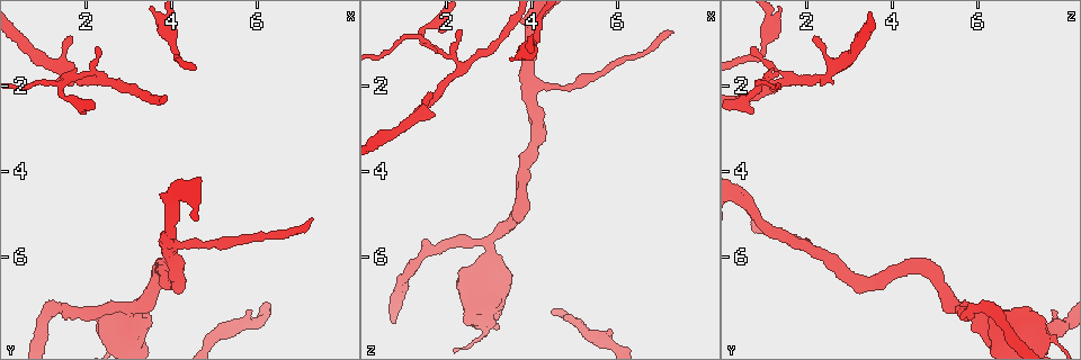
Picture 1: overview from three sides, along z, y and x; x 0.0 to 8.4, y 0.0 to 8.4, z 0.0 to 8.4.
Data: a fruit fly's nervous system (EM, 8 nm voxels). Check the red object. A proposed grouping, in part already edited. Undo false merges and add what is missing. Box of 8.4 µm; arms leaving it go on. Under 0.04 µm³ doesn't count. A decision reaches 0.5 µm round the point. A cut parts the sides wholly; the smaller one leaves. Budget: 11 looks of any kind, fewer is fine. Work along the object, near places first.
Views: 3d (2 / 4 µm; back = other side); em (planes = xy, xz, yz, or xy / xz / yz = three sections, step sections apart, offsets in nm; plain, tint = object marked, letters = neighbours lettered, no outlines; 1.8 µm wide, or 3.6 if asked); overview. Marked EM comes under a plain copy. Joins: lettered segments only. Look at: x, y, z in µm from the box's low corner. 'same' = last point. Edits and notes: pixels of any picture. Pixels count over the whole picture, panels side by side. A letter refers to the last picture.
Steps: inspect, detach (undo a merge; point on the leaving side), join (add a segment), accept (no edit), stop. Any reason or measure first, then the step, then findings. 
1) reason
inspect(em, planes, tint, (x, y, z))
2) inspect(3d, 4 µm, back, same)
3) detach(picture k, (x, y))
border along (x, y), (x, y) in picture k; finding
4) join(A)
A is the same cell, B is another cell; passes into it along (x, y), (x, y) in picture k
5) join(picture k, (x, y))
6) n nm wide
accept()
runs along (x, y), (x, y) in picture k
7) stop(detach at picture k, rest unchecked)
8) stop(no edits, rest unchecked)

end of a long branch
inspect(3d, 4 µm, (7.30, 5.10, 0.75))

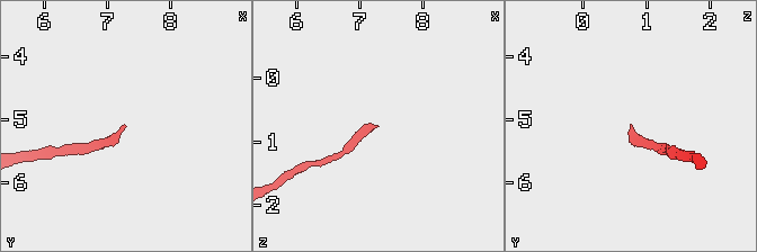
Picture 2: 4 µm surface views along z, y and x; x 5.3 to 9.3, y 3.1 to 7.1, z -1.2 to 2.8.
inspect(em, xz, step 4, tint, (7.25, 5.10, 0.80))

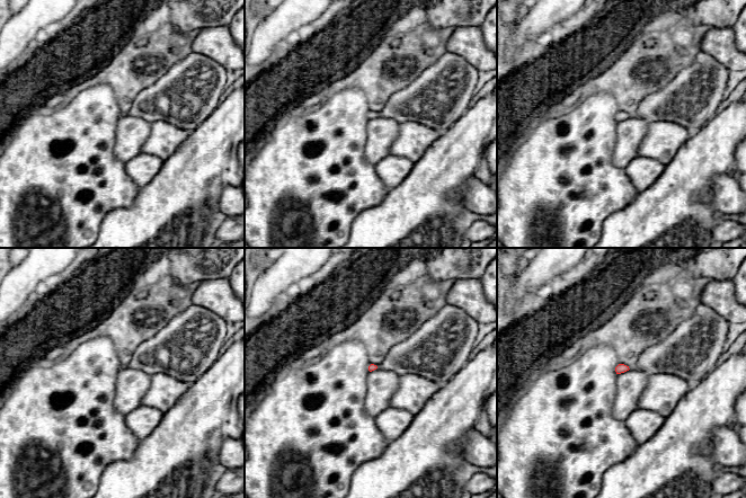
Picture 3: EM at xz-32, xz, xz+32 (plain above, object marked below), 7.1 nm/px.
cut it another way
inspect(em, planes, letters, same)

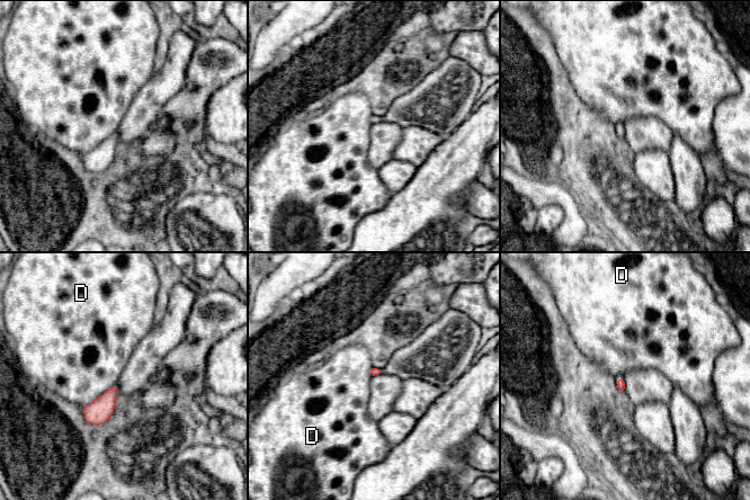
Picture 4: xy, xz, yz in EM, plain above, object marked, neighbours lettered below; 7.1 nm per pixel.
accept()
D is another cell; border along (115, 383), (83, 408) in picture 4; no lettered segment goes on from it

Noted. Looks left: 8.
calibre changes
inspect(3d, 2 µm, (4.00, 5.80, 2.20))

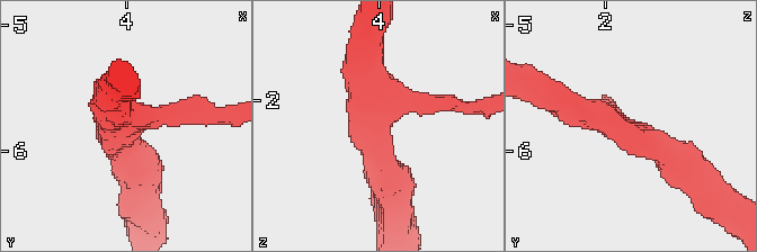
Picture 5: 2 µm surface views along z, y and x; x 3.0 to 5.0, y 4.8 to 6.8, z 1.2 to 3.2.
3 arms; now the EM
inspect(em, planes, letters, (4.02, 5.84, 2.18))

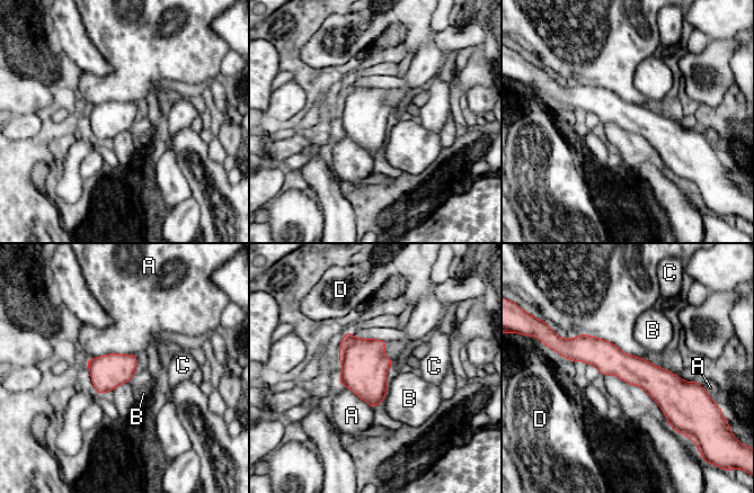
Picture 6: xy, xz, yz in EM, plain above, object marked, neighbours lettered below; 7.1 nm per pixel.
220 nm wide
accept()
A, B, C and D are other cells; continuous, no second neuron

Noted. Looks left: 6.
calibre changes
inspect(3d, 4 µm, (2.95, 7.65, 7.05))

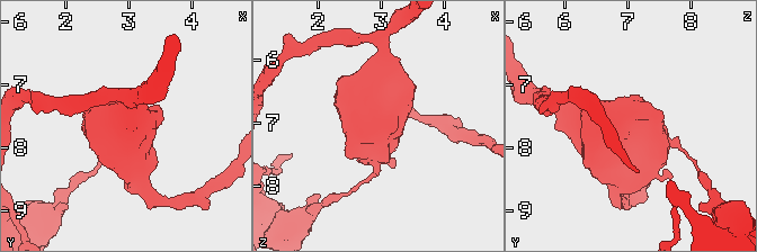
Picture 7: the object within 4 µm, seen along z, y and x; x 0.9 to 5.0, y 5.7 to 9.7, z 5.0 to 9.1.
inspect(em, 3.6 µm, planes, letters, (3.00, 7.65, 7.00))

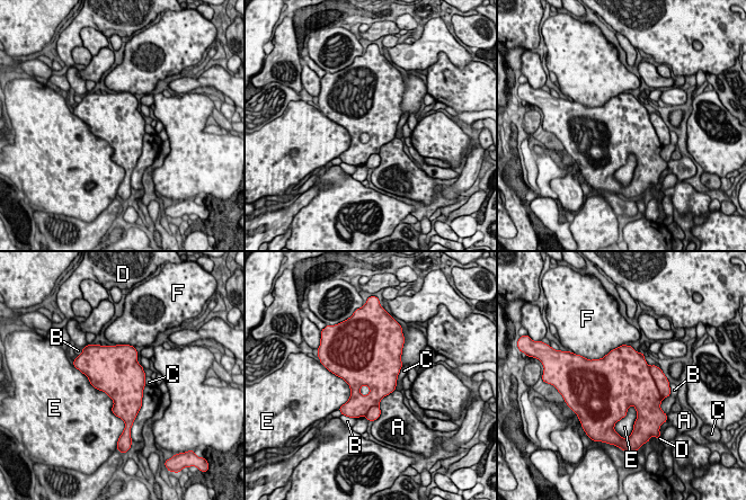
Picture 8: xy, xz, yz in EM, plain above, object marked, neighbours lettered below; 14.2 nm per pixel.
E touches over 850 nm
detach(picture 8, (662, 382))
A, B, C, D, E and F are other cells; border along (649, 366), (649, 372), (659, 393) in picture 8; two neurons meet here

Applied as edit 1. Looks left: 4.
see it whole again
inspect(overview)

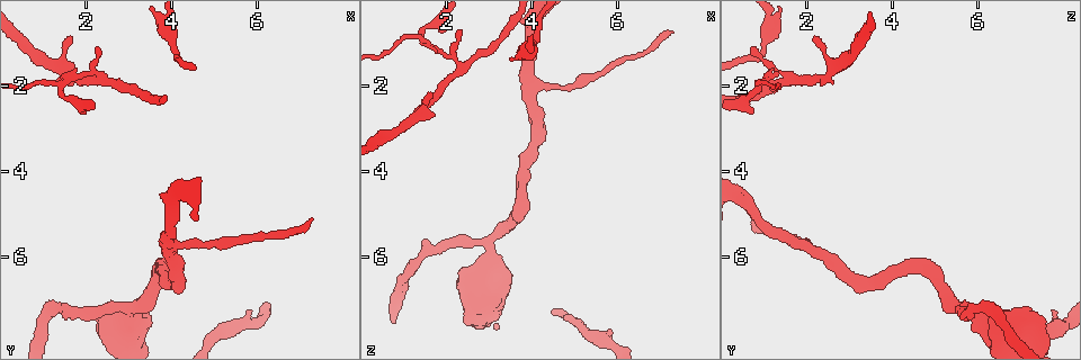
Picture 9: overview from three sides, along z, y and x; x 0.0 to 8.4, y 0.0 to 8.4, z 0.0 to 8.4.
an open end
inspect(em, xy, step 8, letters, (1.65, 0.85, 2.20))

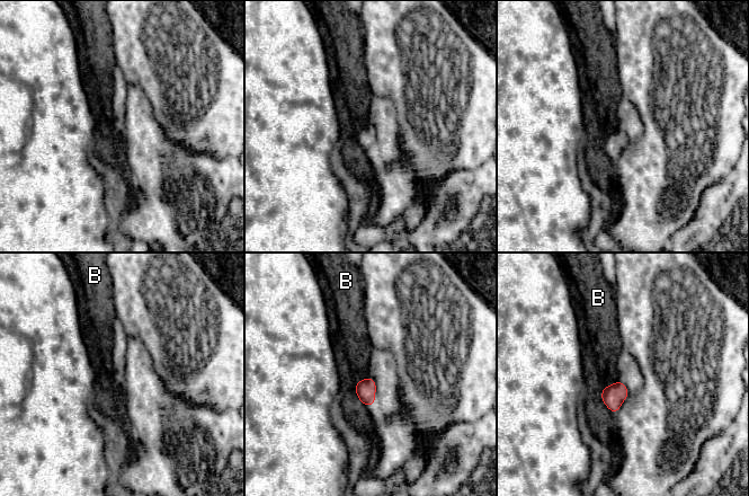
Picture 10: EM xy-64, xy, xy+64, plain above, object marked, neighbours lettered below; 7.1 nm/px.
140 nm wide; B touches over 130 nm
accept()
B is another cell; no lettered segment goes on from it

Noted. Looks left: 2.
stop(detach at picture 8, rest unchecked)

